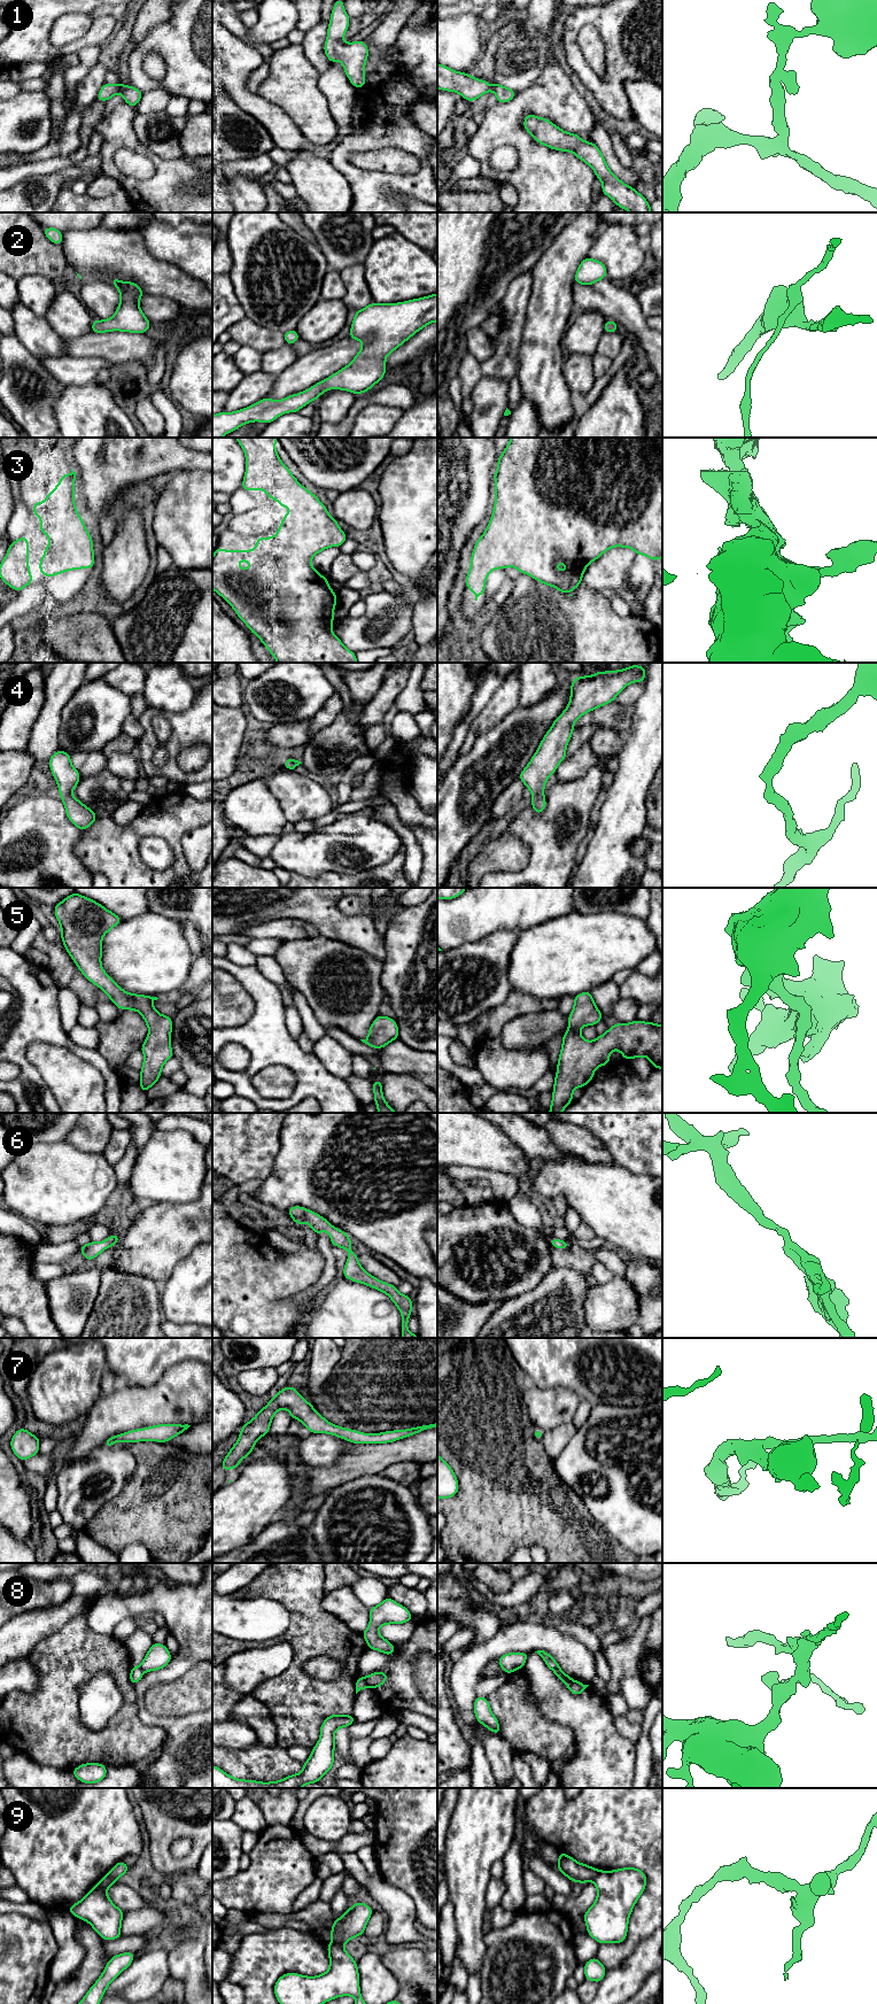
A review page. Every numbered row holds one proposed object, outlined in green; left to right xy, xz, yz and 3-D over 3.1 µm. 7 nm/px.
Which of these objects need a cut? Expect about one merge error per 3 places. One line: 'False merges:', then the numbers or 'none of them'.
False merges: 8, 9

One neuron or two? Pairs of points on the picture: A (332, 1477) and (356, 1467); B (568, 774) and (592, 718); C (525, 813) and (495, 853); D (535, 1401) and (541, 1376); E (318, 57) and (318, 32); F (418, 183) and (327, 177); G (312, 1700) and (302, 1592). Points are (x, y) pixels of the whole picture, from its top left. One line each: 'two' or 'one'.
A: one
B: one
C: two
D: two
E: one
F: two
G: one

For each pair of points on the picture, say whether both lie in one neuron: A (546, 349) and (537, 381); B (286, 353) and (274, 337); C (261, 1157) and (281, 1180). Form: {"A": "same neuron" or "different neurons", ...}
{"A": "same neuron", "B": "different neurons", "C": "different neurons"}

